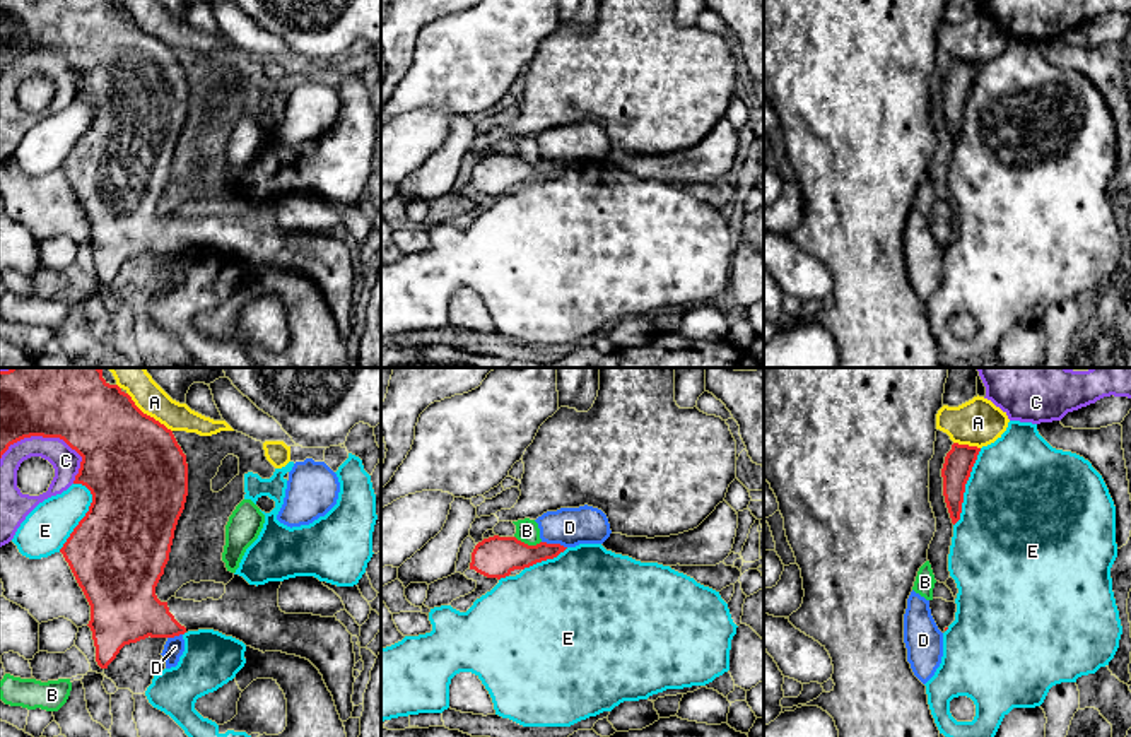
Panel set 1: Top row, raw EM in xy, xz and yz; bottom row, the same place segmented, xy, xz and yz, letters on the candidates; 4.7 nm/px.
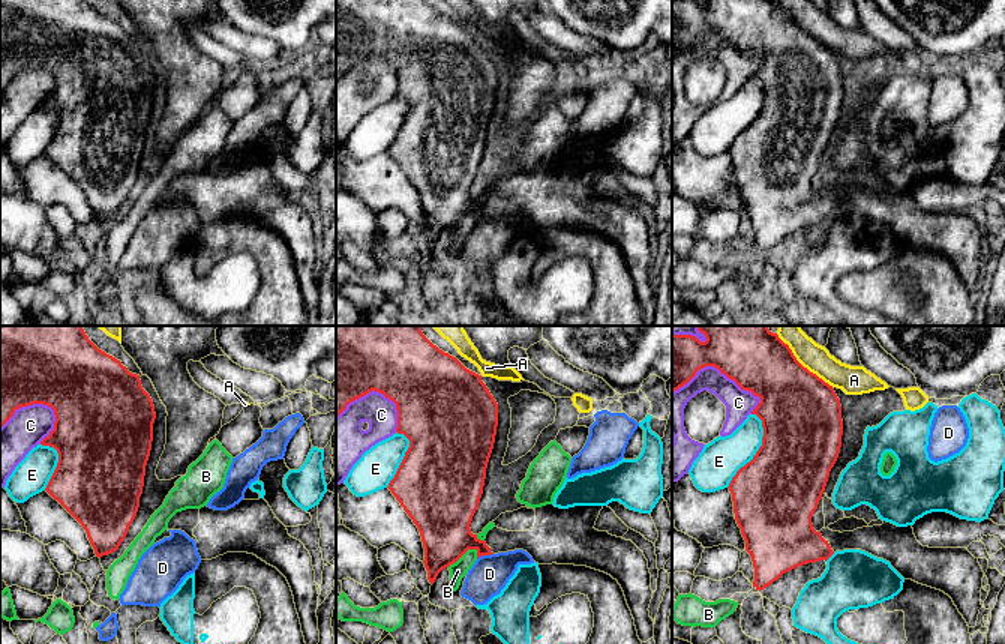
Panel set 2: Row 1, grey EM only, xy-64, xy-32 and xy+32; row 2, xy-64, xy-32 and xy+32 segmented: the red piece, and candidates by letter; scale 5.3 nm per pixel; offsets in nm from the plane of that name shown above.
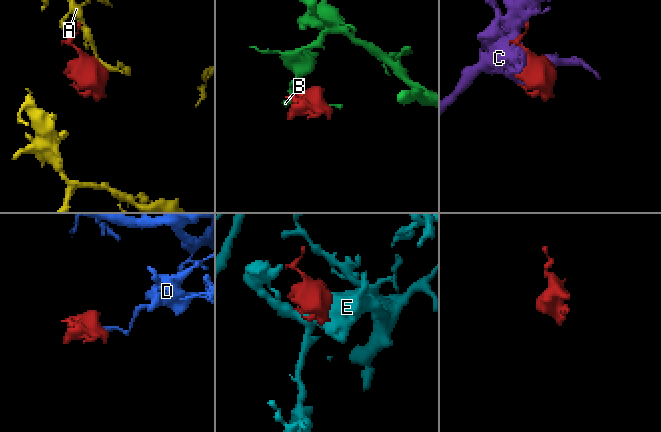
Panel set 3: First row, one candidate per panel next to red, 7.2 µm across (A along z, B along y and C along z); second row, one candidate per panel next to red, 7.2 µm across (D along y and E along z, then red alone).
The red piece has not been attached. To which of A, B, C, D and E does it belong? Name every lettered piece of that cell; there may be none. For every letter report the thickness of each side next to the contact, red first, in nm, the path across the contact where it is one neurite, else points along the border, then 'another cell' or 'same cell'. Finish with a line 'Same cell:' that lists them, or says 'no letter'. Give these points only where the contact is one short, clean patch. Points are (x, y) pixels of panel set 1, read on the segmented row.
A: 480/160 nm | another cell
B: 190/110 nm | along xz (515, 536), (528, 544), (540, 542) | another cell
C: 460/130 nm | another cell
D: 180/190 nm | along xz (542, 541), (566, 548) | another cell
E: 460/220 nm | another cell
Same cell: no letter

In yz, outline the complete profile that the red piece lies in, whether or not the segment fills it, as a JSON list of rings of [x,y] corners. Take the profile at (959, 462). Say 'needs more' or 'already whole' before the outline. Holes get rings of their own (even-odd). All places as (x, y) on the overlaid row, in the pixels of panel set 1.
already whole | [[[953,443],[945,457],[941,469],[943,496],[953,525],[960,520],[965,484],[979,451],[977,446]]]

